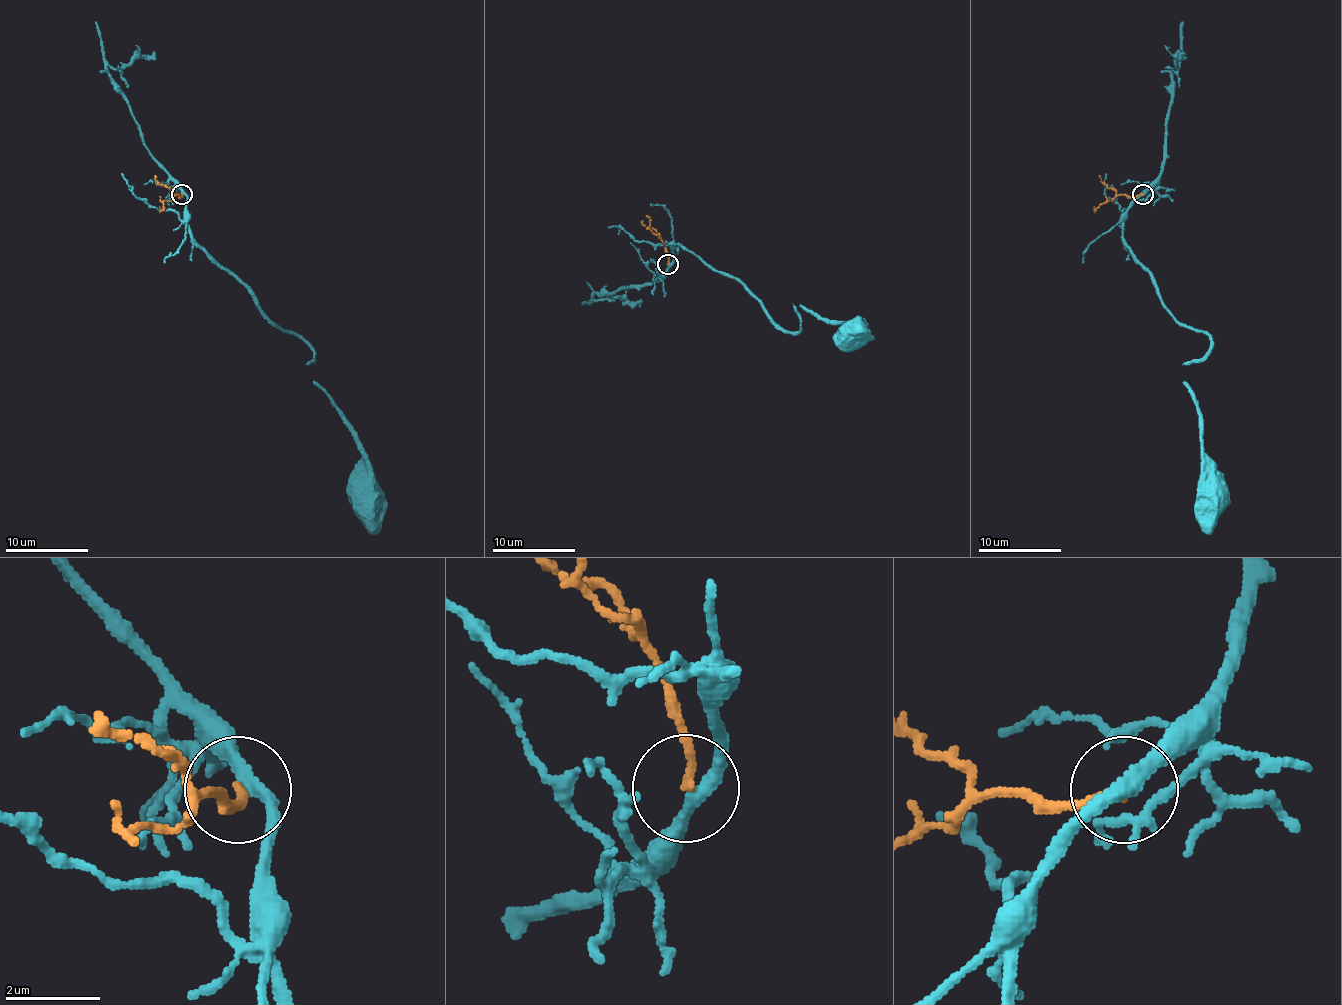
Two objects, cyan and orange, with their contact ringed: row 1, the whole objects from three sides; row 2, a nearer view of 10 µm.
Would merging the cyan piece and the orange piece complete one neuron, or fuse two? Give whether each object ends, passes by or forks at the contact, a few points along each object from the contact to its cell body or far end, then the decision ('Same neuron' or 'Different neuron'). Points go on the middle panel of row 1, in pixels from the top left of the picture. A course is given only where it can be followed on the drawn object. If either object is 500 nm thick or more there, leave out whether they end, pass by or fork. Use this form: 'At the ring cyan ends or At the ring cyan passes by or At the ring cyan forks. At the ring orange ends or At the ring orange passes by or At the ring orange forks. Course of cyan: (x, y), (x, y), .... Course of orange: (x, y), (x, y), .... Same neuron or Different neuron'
At the ring cyan passes by. At the ring orange ends. Course of cyan: (667, 265), (680, 244), (732, 275), (786, 331), (798, 331), (800, 306), (844, 323), (856, 343). Course of orange: (667, 265), (663, 240), (640, 221). Same neuron

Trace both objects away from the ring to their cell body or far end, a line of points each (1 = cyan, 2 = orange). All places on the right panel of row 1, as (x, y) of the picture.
1: (1143, 193), (1126, 212), (1122, 239), (1164, 306), (1209, 337), (1209, 349), (1185, 364), (1185, 382), (1222, 497)
2: (1143, 193), (1118, 195), (1099, 175)

